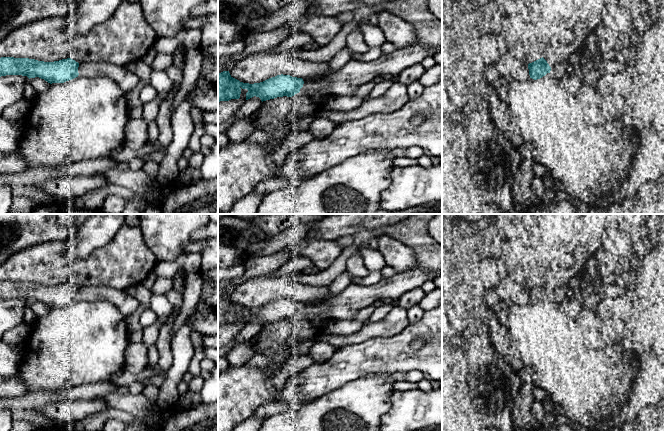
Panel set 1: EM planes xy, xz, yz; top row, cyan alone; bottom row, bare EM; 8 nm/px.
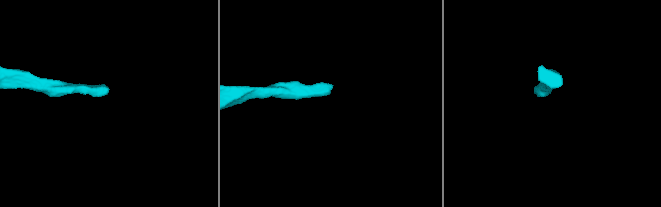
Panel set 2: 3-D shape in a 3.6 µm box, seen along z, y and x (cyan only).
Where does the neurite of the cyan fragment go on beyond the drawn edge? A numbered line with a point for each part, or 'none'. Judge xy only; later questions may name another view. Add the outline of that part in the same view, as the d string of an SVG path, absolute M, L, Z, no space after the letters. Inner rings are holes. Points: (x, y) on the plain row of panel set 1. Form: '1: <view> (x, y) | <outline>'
1: xy (127, 304) | M84 286L79 287L78 297L82 301L106 300L114 304L127 318L140 306L140 302L125 290L118 290L111 287Z

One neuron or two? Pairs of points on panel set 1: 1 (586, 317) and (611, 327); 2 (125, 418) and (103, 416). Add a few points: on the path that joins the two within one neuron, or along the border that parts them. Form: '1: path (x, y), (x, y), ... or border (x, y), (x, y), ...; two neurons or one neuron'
1: border (601, 320), (601, 333), (607, 343); two neurons
2: path (120, 415), (108, 415); one neuron

